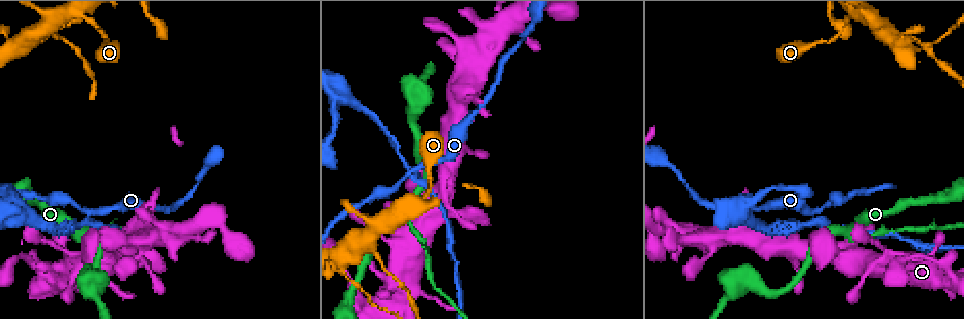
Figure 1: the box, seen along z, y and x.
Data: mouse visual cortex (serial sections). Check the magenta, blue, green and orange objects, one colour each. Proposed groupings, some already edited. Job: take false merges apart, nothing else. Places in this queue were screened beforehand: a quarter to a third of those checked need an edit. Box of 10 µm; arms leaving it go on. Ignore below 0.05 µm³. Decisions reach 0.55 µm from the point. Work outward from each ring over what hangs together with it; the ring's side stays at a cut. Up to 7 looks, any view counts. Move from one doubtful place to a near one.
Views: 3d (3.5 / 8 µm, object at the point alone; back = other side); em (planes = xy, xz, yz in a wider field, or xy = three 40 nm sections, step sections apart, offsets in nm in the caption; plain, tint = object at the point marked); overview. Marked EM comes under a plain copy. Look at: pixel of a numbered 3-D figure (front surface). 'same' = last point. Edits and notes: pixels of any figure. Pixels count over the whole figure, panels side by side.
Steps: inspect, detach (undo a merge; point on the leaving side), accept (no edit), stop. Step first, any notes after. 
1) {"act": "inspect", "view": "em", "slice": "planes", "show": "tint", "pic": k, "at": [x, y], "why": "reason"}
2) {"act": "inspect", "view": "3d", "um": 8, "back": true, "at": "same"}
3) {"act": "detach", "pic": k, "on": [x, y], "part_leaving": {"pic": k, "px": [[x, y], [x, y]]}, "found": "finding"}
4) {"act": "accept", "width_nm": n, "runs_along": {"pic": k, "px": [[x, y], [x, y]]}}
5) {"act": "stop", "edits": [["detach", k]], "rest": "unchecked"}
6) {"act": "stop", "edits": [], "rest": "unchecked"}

{"act": "inspect", "view": "3d", "um": 8, "pic": 1, "at": [415, 169], "why": "sudden change in width"}

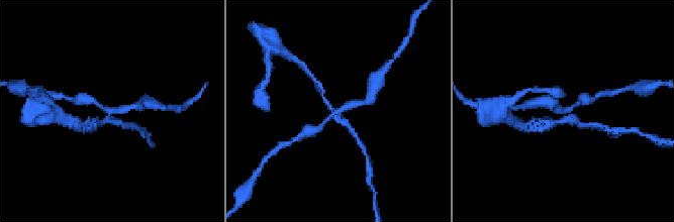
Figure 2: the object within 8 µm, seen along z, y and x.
{"act": "inspect", "view": "em", "slice": "xy", "step": 5, "show": "tint", "at": "same", "why": "now the EM"}

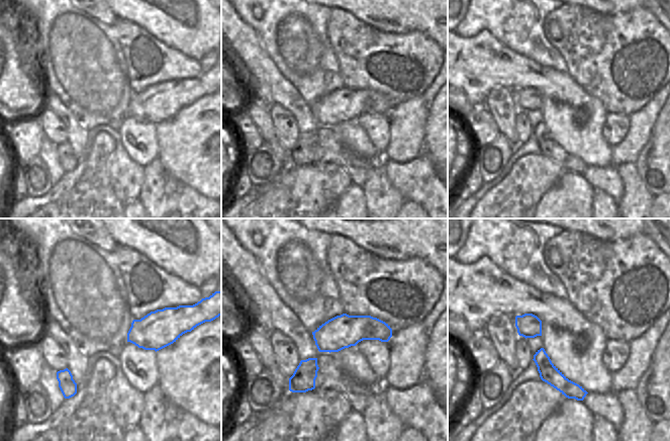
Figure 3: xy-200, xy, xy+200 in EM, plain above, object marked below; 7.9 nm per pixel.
{"act": "accept", "arms": 4, "arm_widths_nm": [150, 200, 200, 200], "runs_along": {"pic": 2, "px": [[137, 105], [96, 120]]}, "found": "all the same cell"}

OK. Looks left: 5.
{"act": "inspect", "view": "3d", "um": 8, "pic": 1, "at": [86, 19], "why": "thick turns thin"}

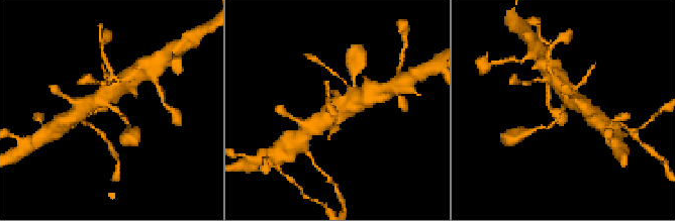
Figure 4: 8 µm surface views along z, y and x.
{"act": "inspect", "view": "em", "slice": "xy", "step": 2, "show": "tint", "at": "same", "arms": 4, "arm_widths_nm": [150, 500, 500, 500]}

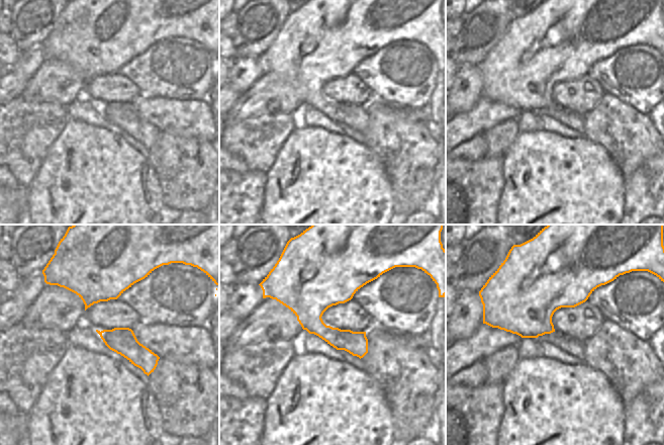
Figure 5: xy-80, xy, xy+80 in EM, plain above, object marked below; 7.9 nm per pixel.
{"act": "accept", "runs_along": {"pic": 4, "px": [[355, 95], [316, 124]]}, "found": "one cell here"}

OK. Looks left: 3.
{"act": "inspect", "view": "3d", "um": 8, "pic": 1, "at": [370, 249], "why": "three-way junction"}

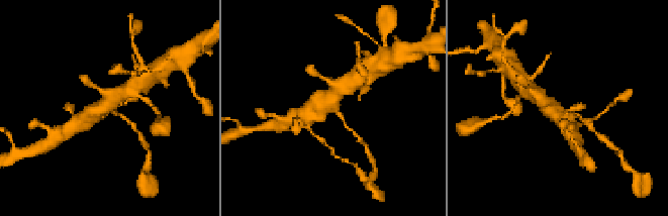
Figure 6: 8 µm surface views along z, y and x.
{"act": "inspect", "view": "3d", "um": 3.5, "at": "same", "why": "closer look"}

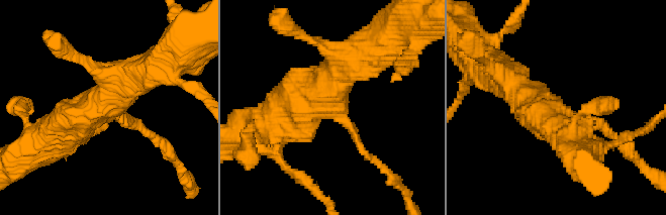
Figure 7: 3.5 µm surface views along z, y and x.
{"act": "inspect", "view": "em", "slice": "xy", "step": 3, "show": "tint", "pic": 7, "at": [334, 105], "arms": 3, "arm_widths_nm": [150, 500, 600]}

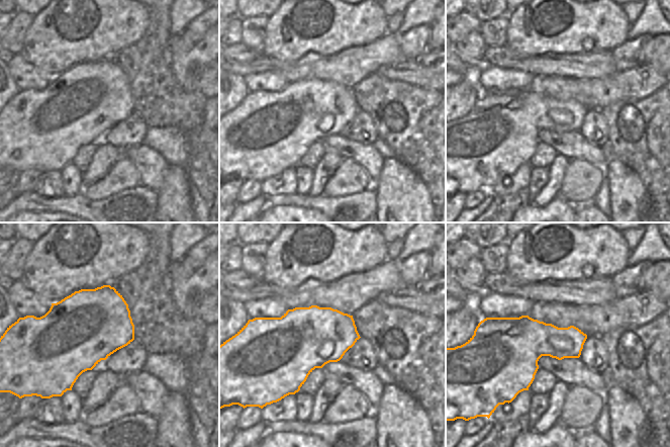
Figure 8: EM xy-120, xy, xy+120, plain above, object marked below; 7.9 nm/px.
{"act": "accept", "runs_along": {"pic": 7, "px": [[364, 54], [277, 128], [262, 130]]}, "found": "continuous, no second cell"}

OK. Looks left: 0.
{"act": "stop", "edits": [], "rest": "unchecked"}

